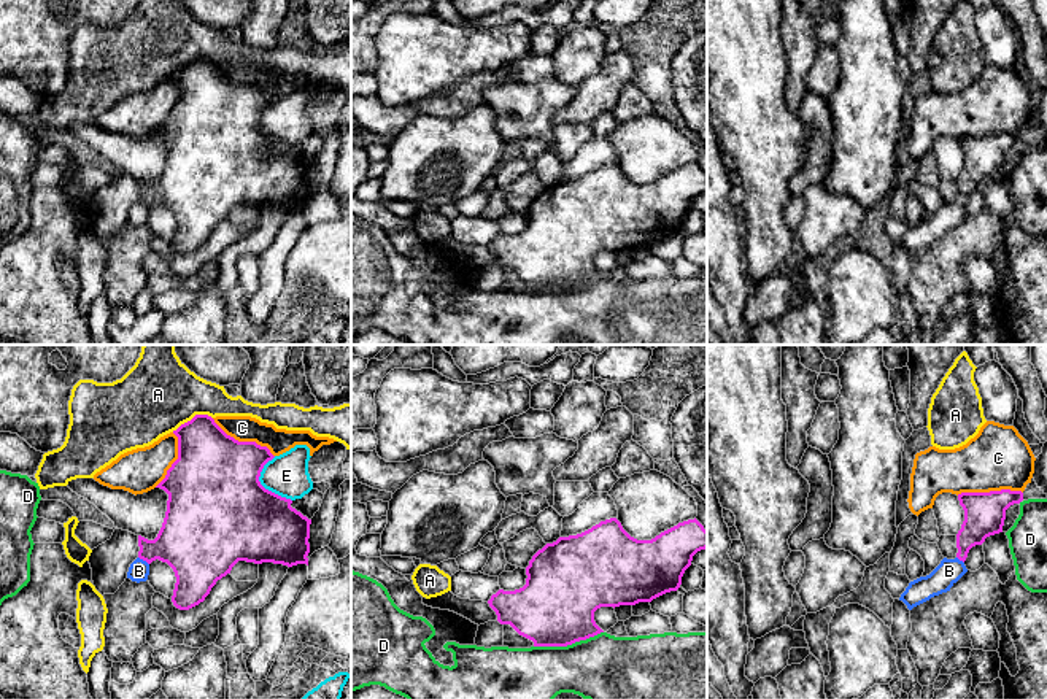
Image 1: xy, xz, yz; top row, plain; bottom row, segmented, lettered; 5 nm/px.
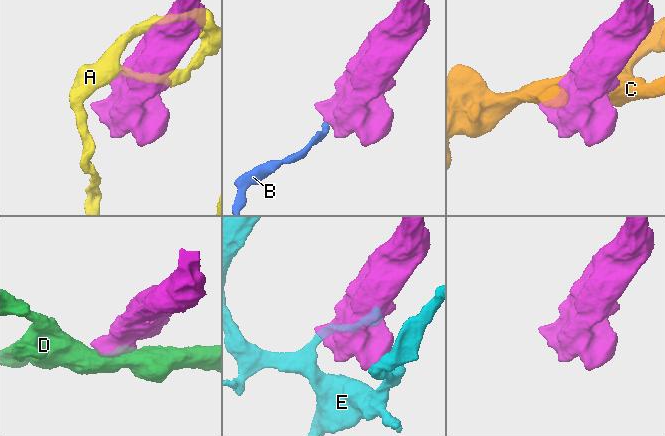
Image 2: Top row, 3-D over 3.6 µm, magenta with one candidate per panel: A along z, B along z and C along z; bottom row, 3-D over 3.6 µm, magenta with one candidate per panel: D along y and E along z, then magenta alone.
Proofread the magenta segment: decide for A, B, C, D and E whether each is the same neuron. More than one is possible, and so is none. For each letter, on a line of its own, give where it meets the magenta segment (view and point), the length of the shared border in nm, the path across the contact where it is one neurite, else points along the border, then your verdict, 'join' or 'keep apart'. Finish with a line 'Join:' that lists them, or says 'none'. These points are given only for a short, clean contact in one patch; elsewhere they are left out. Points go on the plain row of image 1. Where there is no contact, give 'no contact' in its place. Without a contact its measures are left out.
A: xy (193, 62) | 220 nm | keep apart
B: xy (143, 204) | 70 nm | along xy (139, 200), (148, 208) | keep apart
C: xy (243, 86) | 380 nm | keep apart
D: xz (567, 288) | 360 nm | keep apart
E: xy (261, 129) | 240 nm | keep apart
Join: none

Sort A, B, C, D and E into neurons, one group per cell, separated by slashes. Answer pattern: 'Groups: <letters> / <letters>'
Groups: A / B / C / D / E

